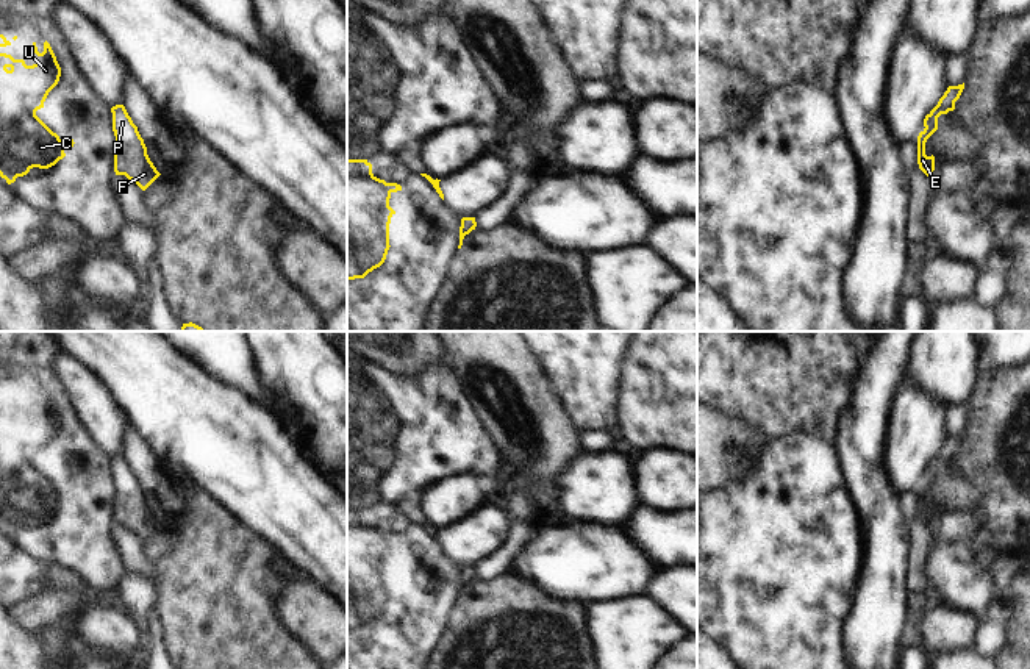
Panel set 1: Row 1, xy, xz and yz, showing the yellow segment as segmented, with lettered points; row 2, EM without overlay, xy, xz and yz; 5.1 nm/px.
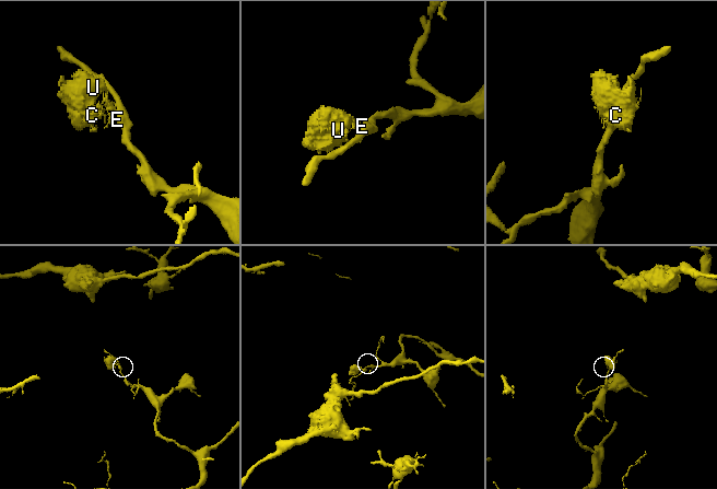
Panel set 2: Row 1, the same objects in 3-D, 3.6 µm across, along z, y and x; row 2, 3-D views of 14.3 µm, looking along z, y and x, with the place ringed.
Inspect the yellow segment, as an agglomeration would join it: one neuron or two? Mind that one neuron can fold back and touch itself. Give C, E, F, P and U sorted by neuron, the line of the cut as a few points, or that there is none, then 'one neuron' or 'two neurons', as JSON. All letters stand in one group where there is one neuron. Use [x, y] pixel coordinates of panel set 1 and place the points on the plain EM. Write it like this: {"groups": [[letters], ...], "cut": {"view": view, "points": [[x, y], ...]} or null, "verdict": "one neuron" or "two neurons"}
{"groups": [["C", "U"], ["E", "F", "P"]], "cut": {"view": "yz", "points": [[924, 482], [924, 486], [918, 491]]}, "verdict": "two neurons"}

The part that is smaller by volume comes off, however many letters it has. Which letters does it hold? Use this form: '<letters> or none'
C, U

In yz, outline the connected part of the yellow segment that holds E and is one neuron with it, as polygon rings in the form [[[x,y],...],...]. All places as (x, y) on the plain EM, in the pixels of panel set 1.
[[[964,433],[958,436],[949,436],[944,445],[939,449],[938,455],[924,470],[924,489],[917,491],[917,514],[927,527],[935,521],[935,506],[925,505],[925,492],[938,480],[938,467],[949,463],[950,456],[960,449],[963,439]]]

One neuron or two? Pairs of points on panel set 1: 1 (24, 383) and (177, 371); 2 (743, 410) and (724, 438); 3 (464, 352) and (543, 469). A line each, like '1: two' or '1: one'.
1: two
2: two
3: one

